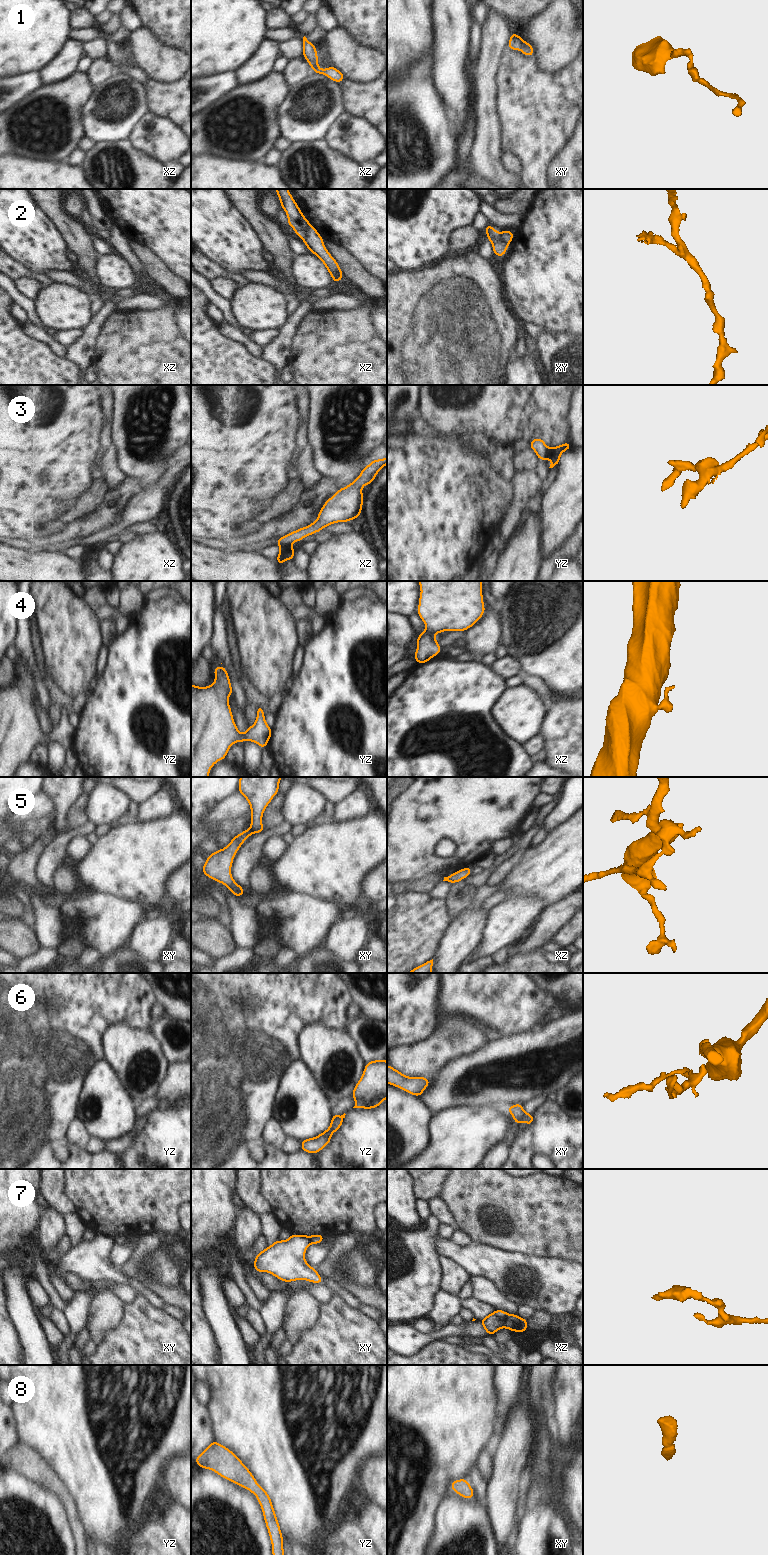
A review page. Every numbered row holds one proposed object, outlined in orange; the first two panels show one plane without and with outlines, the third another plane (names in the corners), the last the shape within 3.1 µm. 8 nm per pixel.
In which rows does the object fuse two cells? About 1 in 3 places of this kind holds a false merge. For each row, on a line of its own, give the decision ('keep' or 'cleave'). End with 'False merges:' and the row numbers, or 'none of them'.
1: keep
2: cleave
3: cleave
4: keep
5: cleave
6: keep
7: cleave
8: keep
False merges: 2, 3, 5, 7

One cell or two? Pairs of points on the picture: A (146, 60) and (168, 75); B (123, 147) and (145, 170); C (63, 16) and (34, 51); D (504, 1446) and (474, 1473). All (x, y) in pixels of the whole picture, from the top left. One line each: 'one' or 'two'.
A: one
B: one
C: one
D: two

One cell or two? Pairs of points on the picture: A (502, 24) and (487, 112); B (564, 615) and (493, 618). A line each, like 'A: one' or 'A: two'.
A: one
B: two

